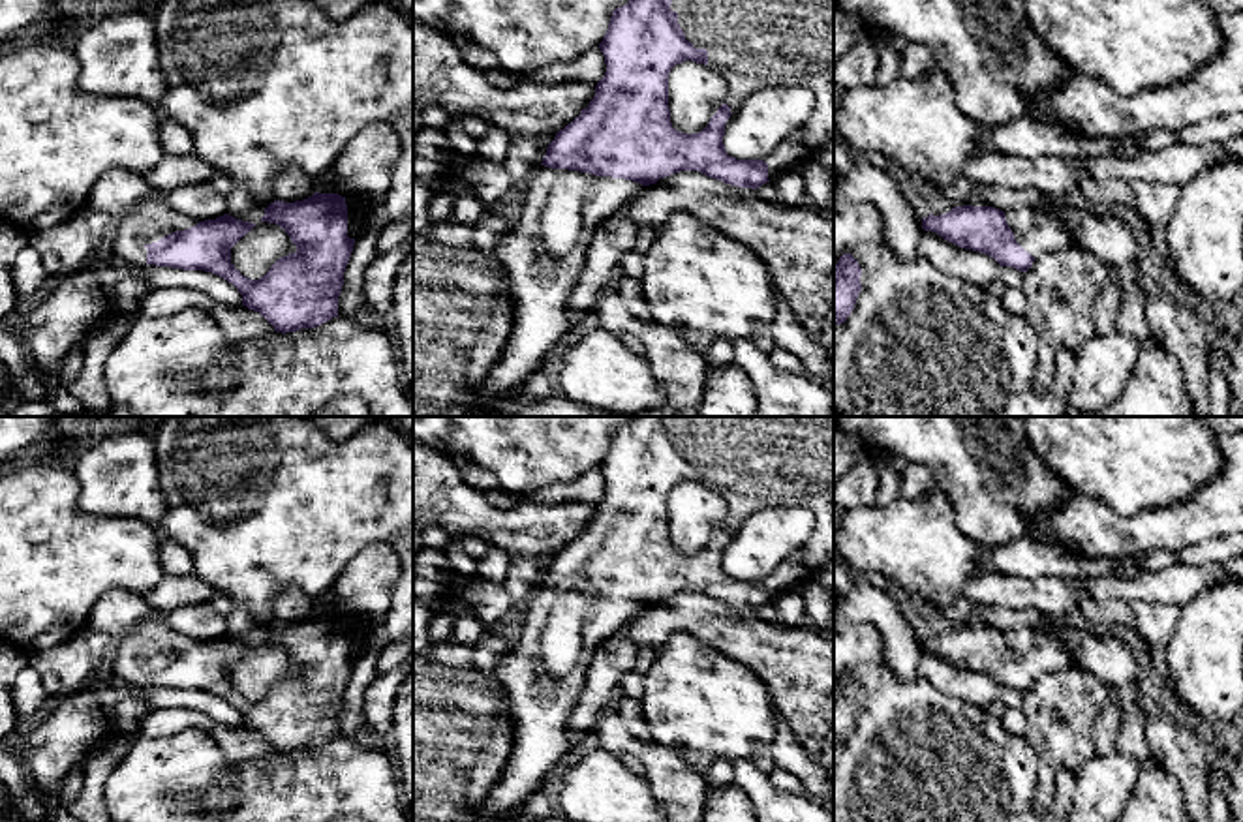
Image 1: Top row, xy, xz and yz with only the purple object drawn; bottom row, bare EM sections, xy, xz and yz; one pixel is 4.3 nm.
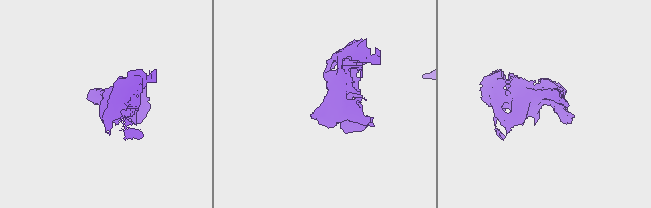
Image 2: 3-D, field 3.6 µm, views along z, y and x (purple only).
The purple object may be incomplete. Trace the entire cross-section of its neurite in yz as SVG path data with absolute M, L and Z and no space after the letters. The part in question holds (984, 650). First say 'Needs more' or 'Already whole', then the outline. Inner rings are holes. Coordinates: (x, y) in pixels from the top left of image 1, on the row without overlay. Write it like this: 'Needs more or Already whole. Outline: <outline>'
Needs more. Outline: M965 625L922 638L922 649L1020 693L1027 693L1040 674L1078 666L1053 629L1021 627L1003 632L993 627Z

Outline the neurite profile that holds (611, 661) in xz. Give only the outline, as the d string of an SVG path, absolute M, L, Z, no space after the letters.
M622 629L595 649L580 700L569 717L569 751L593 734L599 717L610 706L614 689L620 687L625 674L633 672L635 661L637 647Z

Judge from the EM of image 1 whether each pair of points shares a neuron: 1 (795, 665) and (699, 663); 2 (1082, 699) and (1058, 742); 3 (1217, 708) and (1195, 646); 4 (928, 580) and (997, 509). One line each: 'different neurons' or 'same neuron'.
1: different neurons
2: same neuron
3: same neuron
4: different neurons

